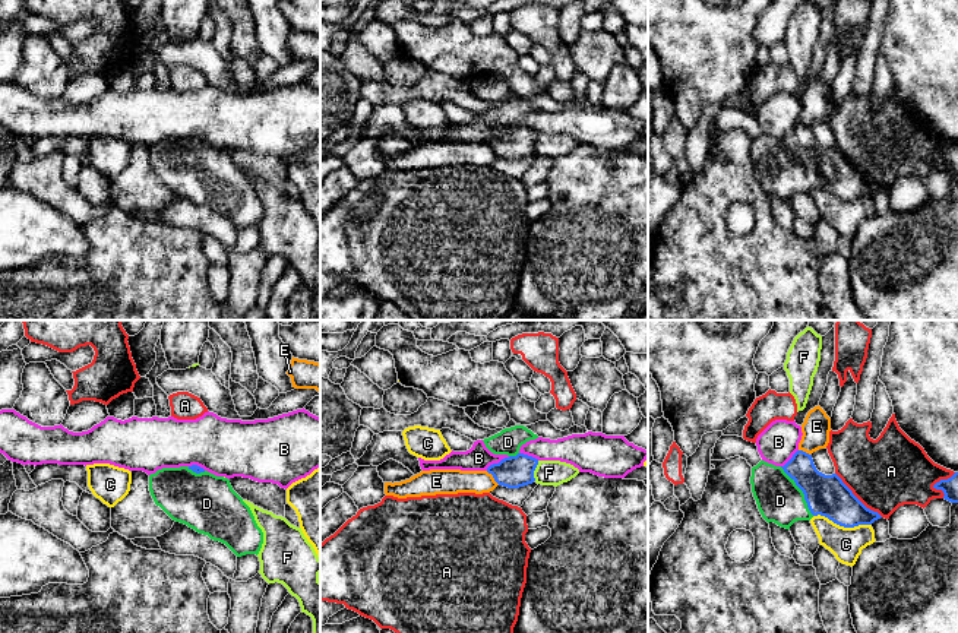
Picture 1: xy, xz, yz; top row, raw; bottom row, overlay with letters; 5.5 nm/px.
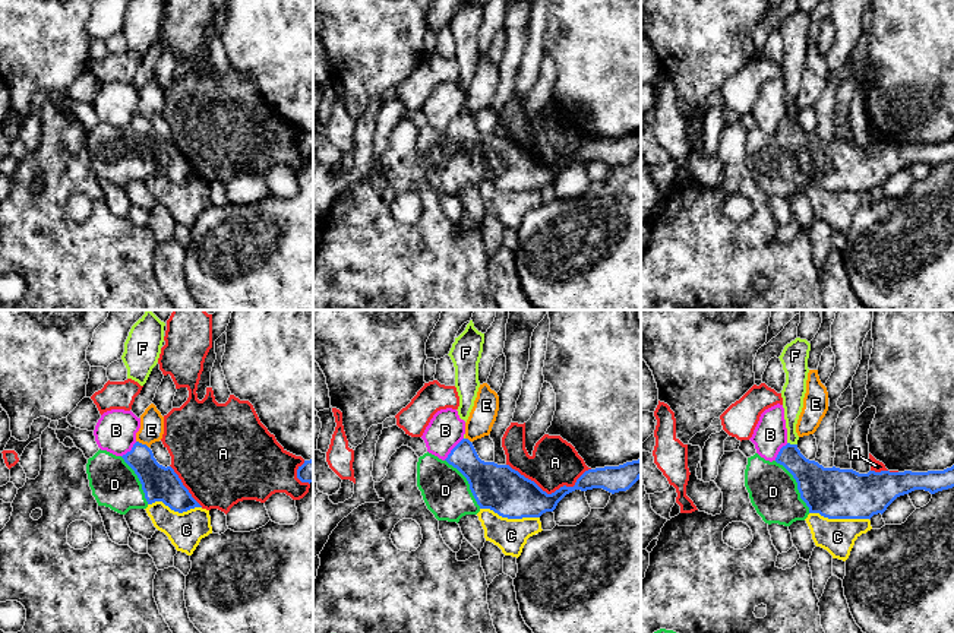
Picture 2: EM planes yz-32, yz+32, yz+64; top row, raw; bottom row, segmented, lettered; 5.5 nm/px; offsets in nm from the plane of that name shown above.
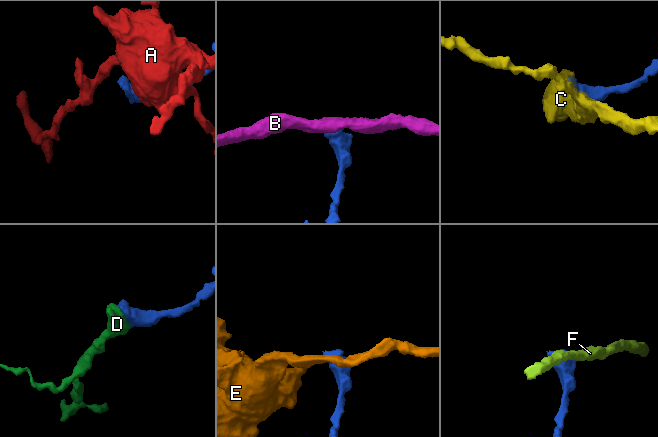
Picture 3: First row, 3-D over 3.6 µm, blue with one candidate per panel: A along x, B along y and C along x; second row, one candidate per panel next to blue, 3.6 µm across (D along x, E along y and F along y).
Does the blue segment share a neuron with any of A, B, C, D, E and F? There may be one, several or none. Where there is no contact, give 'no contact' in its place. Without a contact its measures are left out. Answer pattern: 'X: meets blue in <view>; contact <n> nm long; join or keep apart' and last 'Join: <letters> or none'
A: meets blue in yz; contact 360 nm long; keep apart
B: meets blue in xz; contact 150 nm long; keep apart
C: meets blue in yz; contact 320 nm long; keep apart
D: meets blue in yz; contact 320 nm long; join
E: meets blue in xz; contact 110 nm long; keep apart
F: meets blue in xz; contact 110 nm long; keep apart
Join: D

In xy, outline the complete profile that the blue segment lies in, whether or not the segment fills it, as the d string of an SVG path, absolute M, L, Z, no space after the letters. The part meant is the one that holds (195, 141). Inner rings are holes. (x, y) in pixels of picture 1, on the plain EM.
M197 137L162 140L149 148L149 164L173 193L225 216L237 230L259 227L263 205L228 151Z

